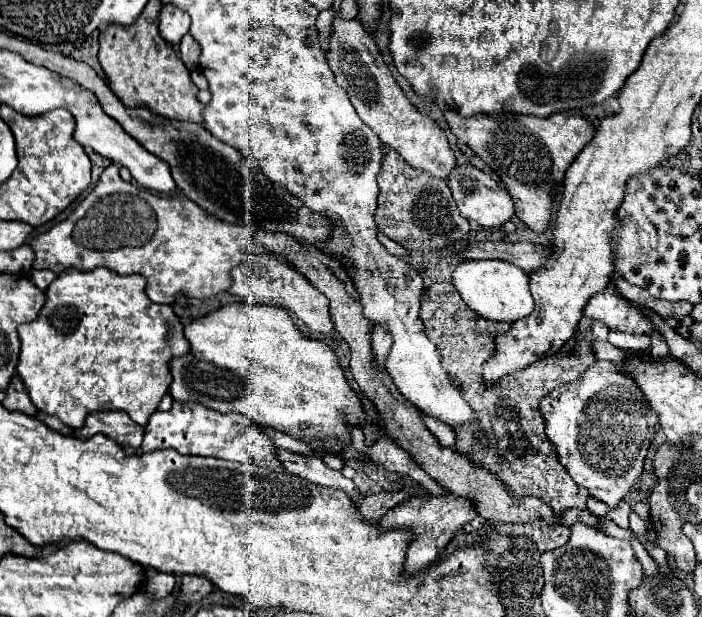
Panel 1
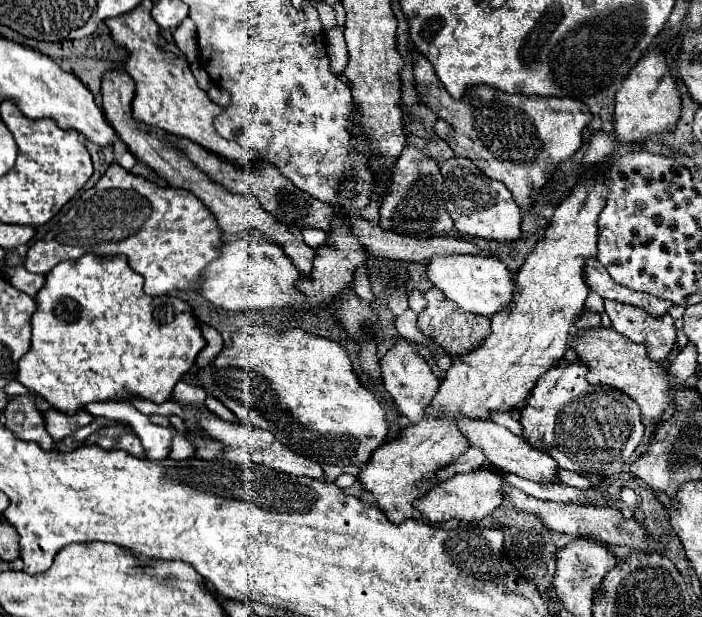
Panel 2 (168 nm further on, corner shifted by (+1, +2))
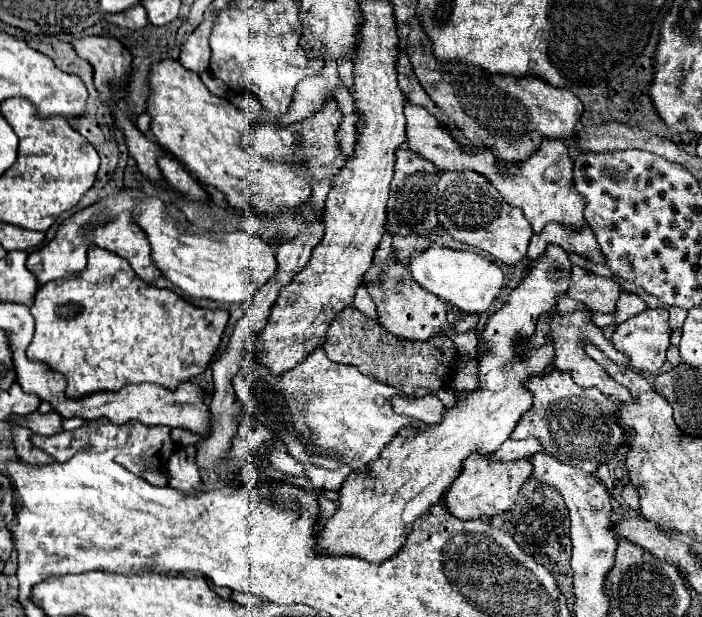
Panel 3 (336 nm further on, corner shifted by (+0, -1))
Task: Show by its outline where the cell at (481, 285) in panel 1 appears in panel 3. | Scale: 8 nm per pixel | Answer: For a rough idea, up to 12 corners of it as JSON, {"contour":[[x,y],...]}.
{"contour":[[438,244],[410,260],[422,288],[468,314],[504,286],[496,260]]}

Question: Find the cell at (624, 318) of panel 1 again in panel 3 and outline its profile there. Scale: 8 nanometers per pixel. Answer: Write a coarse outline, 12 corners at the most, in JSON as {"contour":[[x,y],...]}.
{"contour":[[668,310],[618,324],[612,344],[634,370],[660,372],[670,346]]}

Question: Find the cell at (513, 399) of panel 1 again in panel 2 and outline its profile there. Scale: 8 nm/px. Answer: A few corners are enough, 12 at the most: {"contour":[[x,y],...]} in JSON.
{"contour":[[439,289],[425,291],[423,333],[451,355],[475,349],[491,333],[487,317],[457,309]]}

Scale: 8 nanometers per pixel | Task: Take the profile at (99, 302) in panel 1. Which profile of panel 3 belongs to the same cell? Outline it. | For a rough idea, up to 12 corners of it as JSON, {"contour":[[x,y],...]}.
{"contour":[[90,248],[28,346],[68,398],[208,368],[228,322]]}

